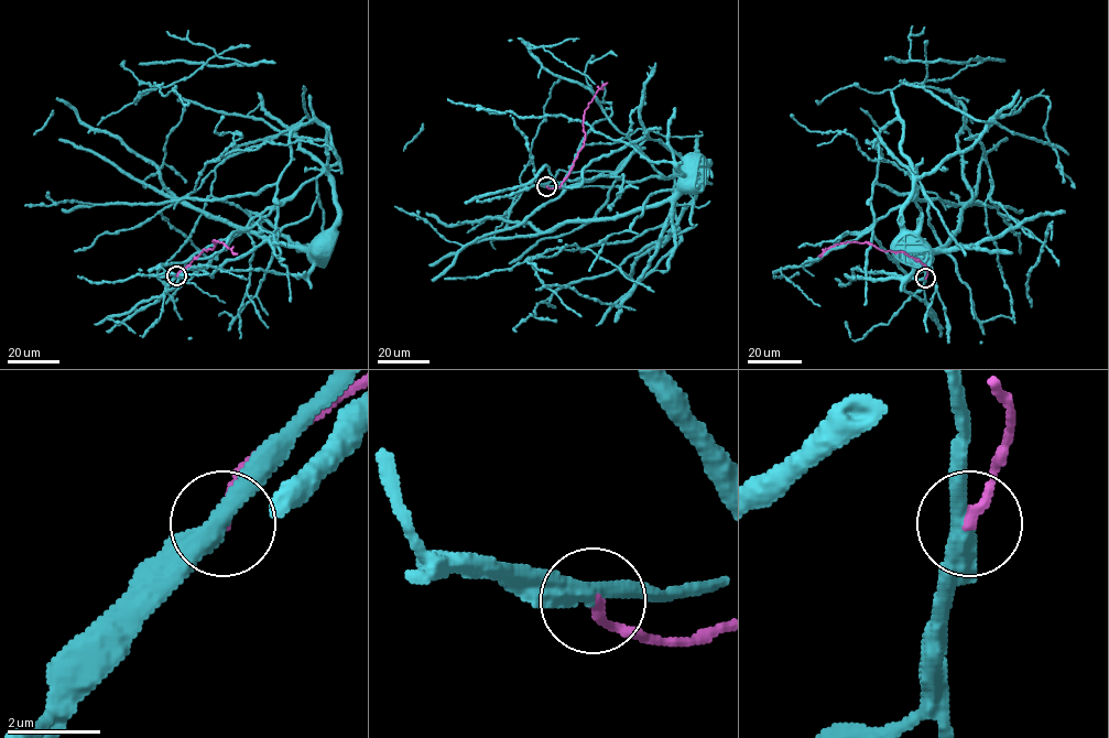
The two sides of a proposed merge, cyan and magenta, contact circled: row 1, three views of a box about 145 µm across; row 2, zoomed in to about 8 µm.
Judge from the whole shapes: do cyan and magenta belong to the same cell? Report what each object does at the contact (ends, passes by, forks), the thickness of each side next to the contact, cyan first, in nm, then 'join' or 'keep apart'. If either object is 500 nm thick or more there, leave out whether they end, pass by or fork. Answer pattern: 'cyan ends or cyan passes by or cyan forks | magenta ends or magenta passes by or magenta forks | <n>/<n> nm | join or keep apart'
cyan passes by | magenta ends | 420/240 nm | keep apart

